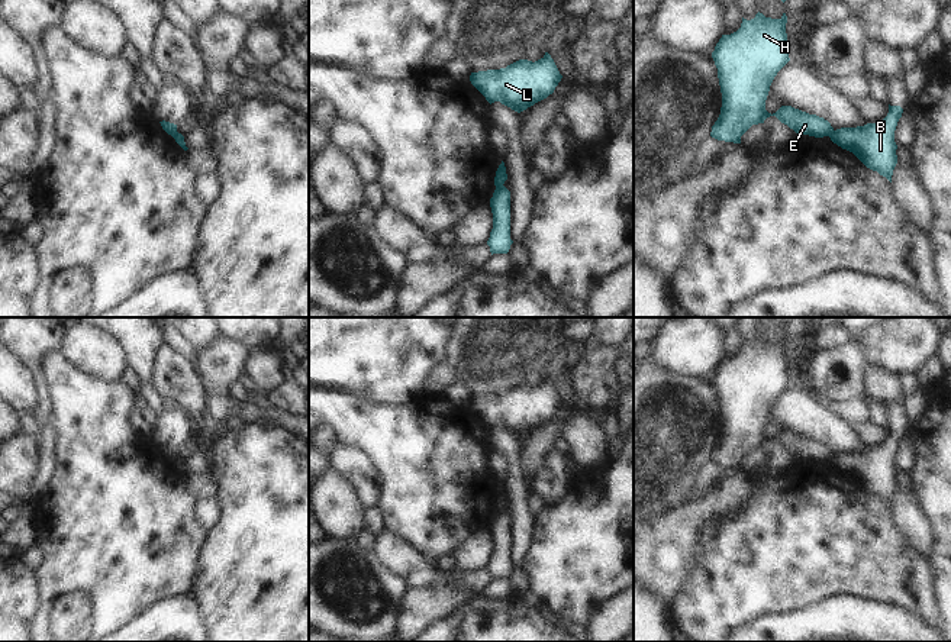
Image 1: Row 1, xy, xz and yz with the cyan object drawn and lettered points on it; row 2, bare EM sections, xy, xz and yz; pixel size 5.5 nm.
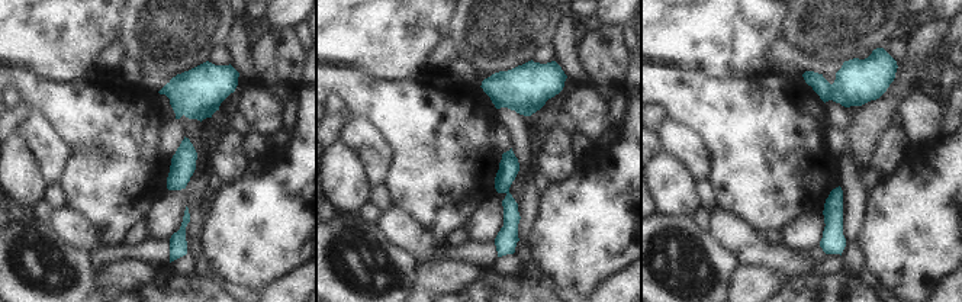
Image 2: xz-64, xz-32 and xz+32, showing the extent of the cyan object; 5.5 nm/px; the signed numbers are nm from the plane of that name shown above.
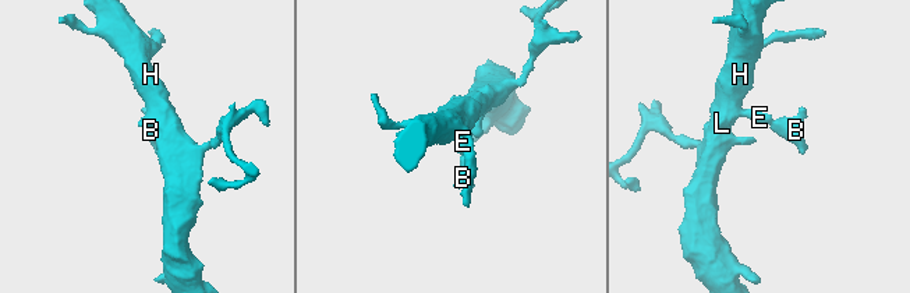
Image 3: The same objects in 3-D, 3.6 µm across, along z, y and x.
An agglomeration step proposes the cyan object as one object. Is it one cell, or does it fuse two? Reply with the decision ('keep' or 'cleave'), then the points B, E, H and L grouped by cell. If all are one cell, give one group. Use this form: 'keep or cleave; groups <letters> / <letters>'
cleave; groups B / E H L

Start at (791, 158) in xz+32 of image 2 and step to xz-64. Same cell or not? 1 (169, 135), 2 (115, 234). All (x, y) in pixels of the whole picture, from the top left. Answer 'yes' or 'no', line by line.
1: no
2: yes

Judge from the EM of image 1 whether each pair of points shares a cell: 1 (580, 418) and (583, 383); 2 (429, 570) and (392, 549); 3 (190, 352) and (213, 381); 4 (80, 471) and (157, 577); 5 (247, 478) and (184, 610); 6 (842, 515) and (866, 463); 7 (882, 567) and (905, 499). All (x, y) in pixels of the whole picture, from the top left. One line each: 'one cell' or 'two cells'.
1: two cells
2: one cell
3: two cells
4: one cell
5: two cells
6: two cells
7: two cells

